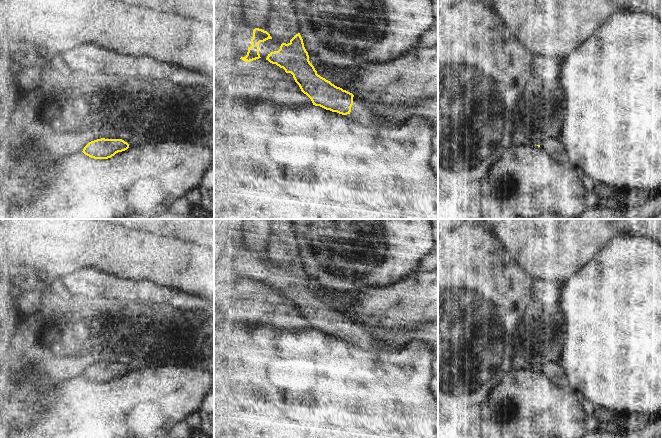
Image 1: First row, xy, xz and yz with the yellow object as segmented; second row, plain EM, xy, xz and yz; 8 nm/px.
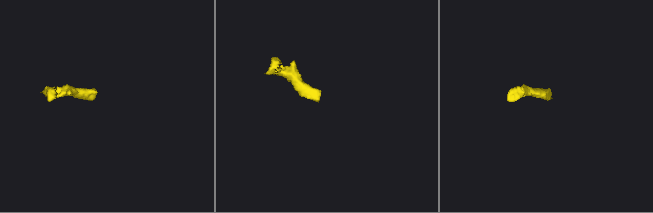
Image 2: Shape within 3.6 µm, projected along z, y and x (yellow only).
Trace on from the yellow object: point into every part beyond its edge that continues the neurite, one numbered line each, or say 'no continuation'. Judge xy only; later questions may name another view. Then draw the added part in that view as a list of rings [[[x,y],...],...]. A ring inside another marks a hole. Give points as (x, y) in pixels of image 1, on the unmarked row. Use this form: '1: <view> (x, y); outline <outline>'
no continuation

